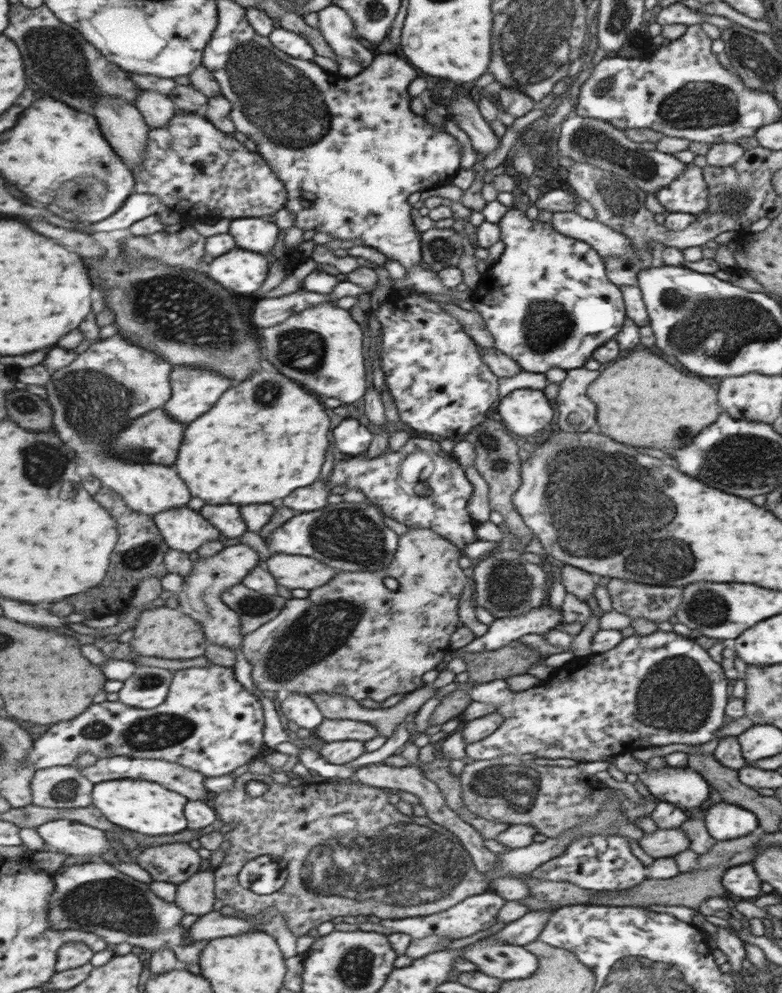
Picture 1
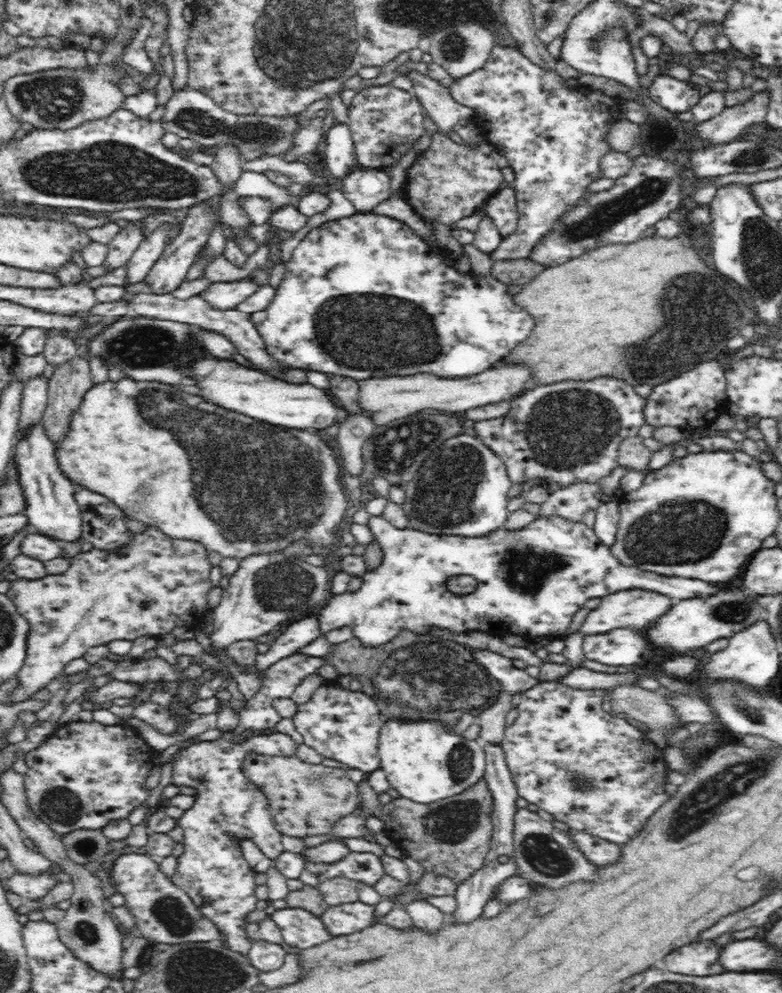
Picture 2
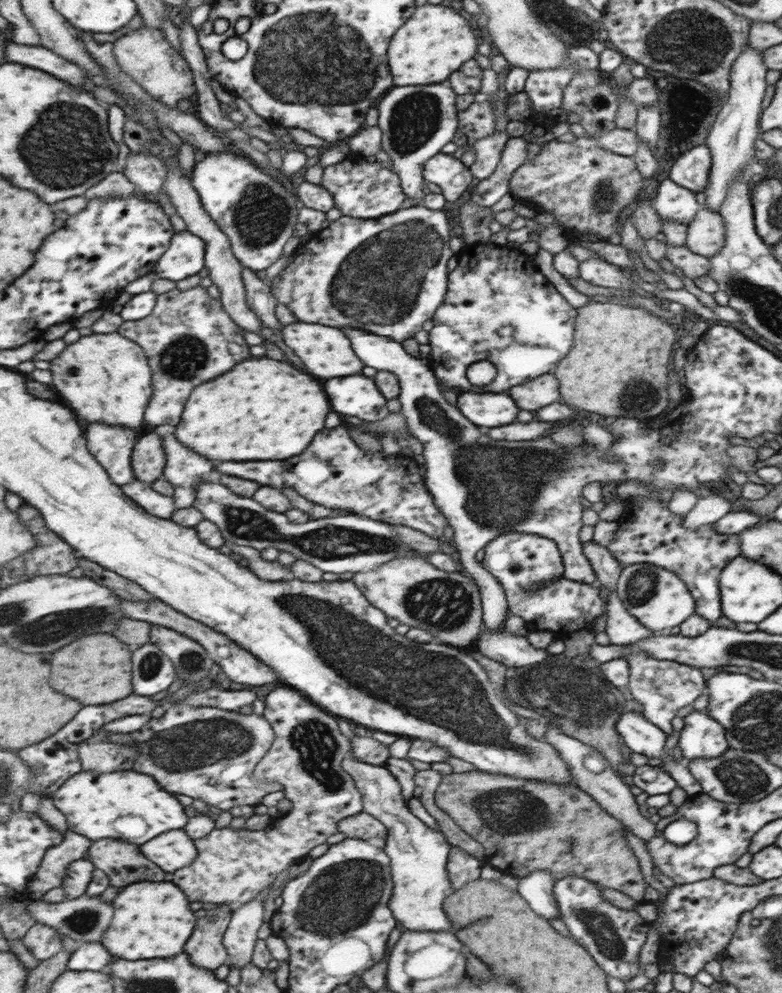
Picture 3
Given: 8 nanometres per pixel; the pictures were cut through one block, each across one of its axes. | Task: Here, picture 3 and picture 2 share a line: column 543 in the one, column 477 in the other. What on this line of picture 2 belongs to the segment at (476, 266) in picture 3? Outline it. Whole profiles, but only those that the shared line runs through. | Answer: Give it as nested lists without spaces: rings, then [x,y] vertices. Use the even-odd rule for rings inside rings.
[[[356,213],[349,217],[343,217],[337,220],[327,221],[320,226],[313,228],[300,241],[293,250],[290,260],[285,262],[284,277],[276,289],[276,296],[272,304],[260,312],[254,312],[250,316],[252,324],[256,325],[260,338],[264,339],[266,351],[270,357],[274,357],[280,365],[286,368],[316,370],[338,376],[347,376],[354,380],[366,380],[366,378],[384,378],[390,376],[410,376],[410,374],[434,374],[438,378],[468,378],[476,376],[480,372],[490,370],[496,362],[500,362],[504,356],[508,356],[520,342],[524,342],[534,326],[536,320],[526,312],[526,308],[515,300],[512,300],[512,294],[508,294],[508,286],[492,275],[492,282],[486,282],[484,276],[474,276],[474,274],[460,274],[456,268],[456,260],[450,258],[448,252],[438,250],[436,244],[424,242],[420,234],[406,223],[400,222],[388,216],[378,216],[378,214]],[[400,300],[404,304],[402,308],[390,308],[390,306],[378,306],[376,302],[394,302]]]

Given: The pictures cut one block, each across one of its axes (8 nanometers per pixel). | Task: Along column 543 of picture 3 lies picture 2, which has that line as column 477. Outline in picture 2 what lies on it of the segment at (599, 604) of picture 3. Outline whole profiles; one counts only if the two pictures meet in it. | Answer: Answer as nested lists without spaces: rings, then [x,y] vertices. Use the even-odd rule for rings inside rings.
[[[370,515],[367,526],[384,552],[384,560],[380,566],[363,575],[364,583],[360,590],[332,596],[316,613],[323,634],[343,626],[352,627],[354,636],[367,647],[386,644],[400,630],[427,634],[433,626],[448,629],[452,633],[484,631],[484,634],[497,635],[500,638],[516,634],[516,638],[524,638],[524,642],[532,643],[540,637],[564,636],[572,622],[572,616],[590,598],[602,598],[632,588],[650,590],[680,600],[696,596],[707,597],[717,593],[716,590],[720,591],[714,584],[708,586],[706,582],[696,582],[690,578],[662,576],[646,570],[640,572],[634,566],[622,566],[619,558],[607,544],[599,540],[594,530],[590,530],[582,521],[573,522],[561,518],[560,515],[537,518],[528,527],[520,530],[509,531],[504,527],[480,538],[433,535],[410,528],[399,530],[382,516]],[[459,575],[470,575],[478,581],[478,586],[472,594],[457,596],[444,589],[449,577]]]

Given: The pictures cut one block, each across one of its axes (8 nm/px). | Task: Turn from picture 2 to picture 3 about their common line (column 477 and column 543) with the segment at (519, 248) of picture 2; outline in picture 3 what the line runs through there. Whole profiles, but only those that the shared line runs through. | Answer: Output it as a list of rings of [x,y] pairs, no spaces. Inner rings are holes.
[[[587,47],[569,48],[569,64],[566,67],[530,71],[523,92],[530,97],[532,109],[544,112],[563,107],[563,94],[572,77],[581,70],[599,69],[599,55]]]

